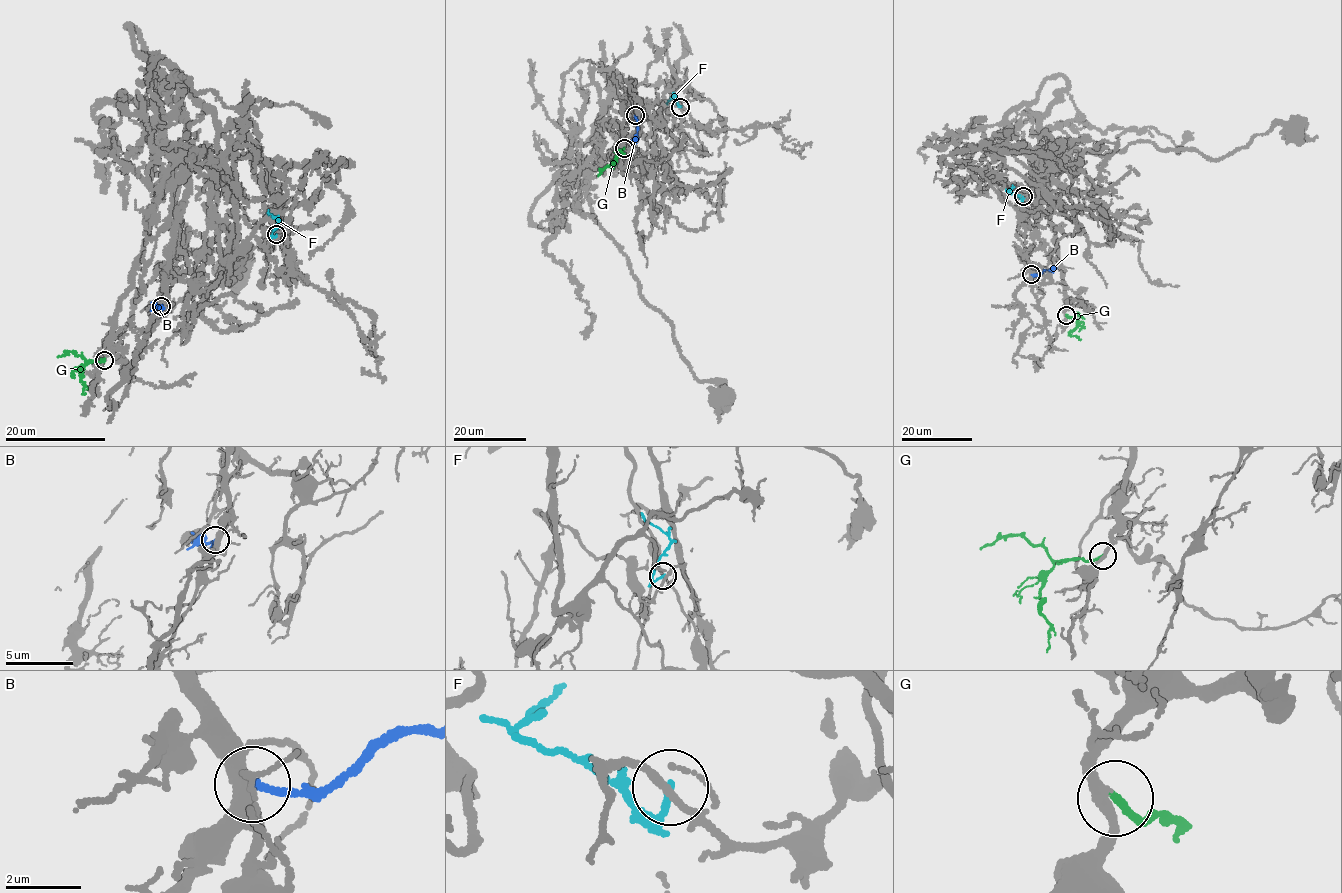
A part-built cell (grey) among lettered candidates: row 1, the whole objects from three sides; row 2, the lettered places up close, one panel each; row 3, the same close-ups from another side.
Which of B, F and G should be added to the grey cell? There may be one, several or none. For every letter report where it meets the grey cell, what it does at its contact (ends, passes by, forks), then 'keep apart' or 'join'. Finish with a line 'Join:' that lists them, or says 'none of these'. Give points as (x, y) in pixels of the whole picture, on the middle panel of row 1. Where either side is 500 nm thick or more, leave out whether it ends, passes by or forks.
B: contact (635, 115); it ends; keep apart
F: contact (680, 107); it ends; keep apart
G: contact (624, 148); it ends; join
Join: G

